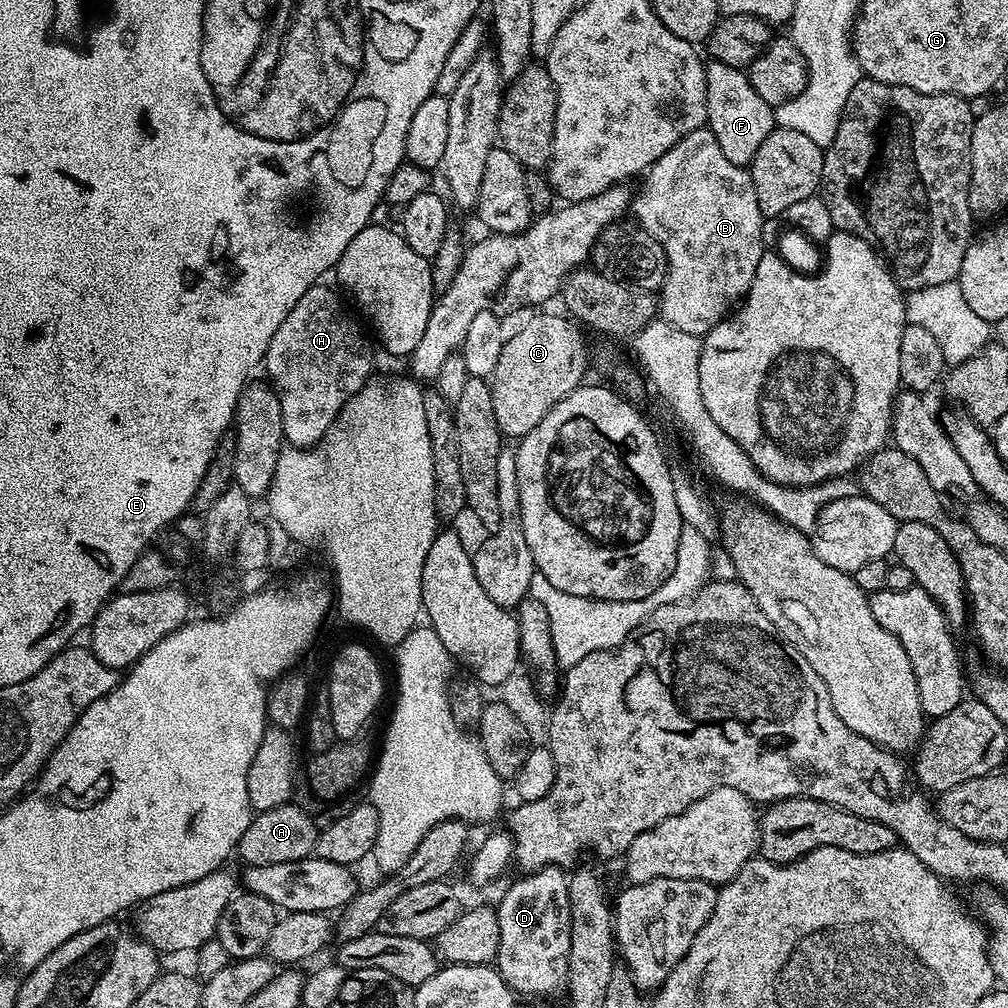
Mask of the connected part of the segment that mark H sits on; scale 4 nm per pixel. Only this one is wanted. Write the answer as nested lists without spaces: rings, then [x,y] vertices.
[[[317,282],[294,302],[294,310],[286,314],[286,322],[270,338],[262,368],[268,371],[267,379],[276,389],[282,406],[285,441],[294,448],[311,448],[323,440],[348,399],[369,383],[372,348],[343,302],[324,282]]]

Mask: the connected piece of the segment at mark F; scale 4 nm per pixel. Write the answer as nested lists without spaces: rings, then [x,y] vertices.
[[[709,63],[704,69],[706,74],[706,127],[718,138],[722,154],[735,164],[751,165],[758,146],[776,127],[776,114],[773,105],[762,102],[758,90],[750,86],[747,71],[743,68]]]

